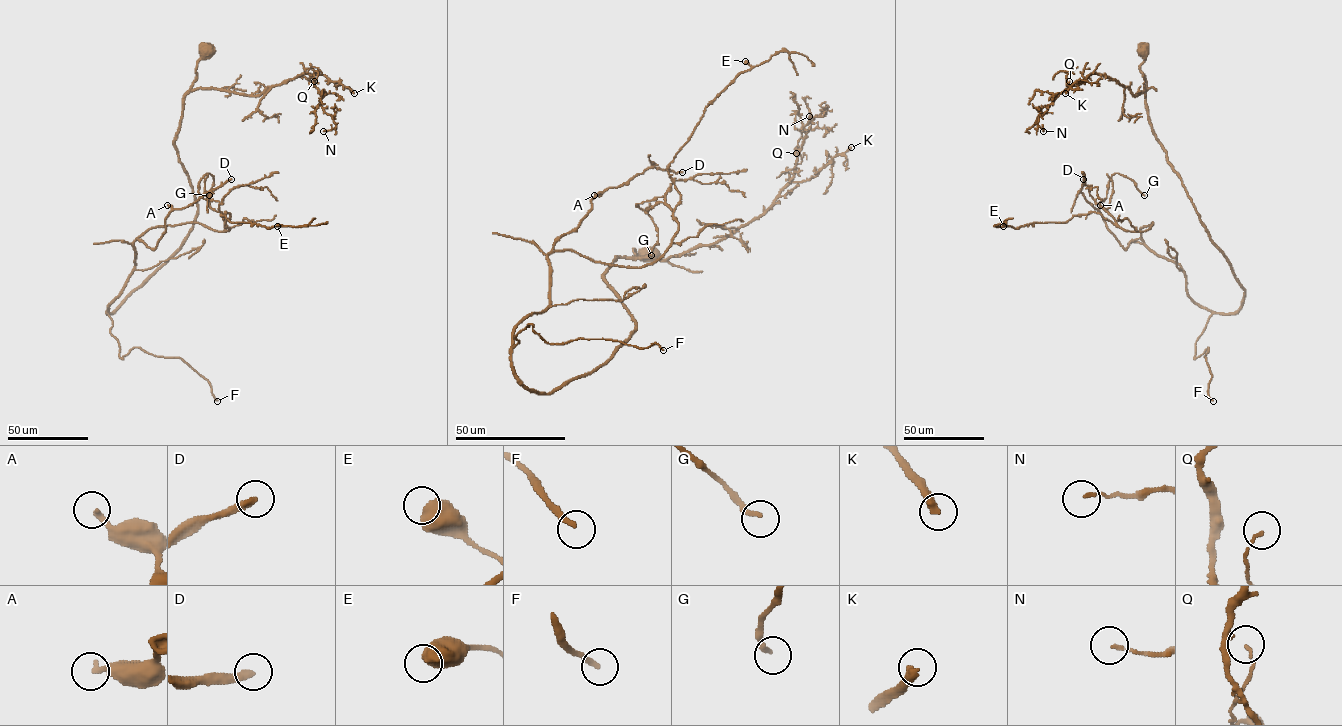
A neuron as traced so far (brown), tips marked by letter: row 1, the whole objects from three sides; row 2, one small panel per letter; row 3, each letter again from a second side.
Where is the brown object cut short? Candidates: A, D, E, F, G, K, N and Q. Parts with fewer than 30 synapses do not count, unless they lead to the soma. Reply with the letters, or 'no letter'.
A, D, F, K

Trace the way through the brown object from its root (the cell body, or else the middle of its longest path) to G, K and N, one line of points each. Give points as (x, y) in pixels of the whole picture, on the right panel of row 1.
G: (1142, 52), (1238, 310), (1200, 307), (1153, 223), (1099, 204), (1115, 173), (1144, 195)
K: (1142, 52), (1145, 60), (1139, 69), (1147, 89), (1137, 95), (1115, 80), (1097, 74), (1076, 81), (1065, 93)
N: (1142, 52), (1139, 69), (1147, 89), (1134, 95), (1115, 80), (1091, 74), (1061, 92), (1039, 116), (1043, 131)

